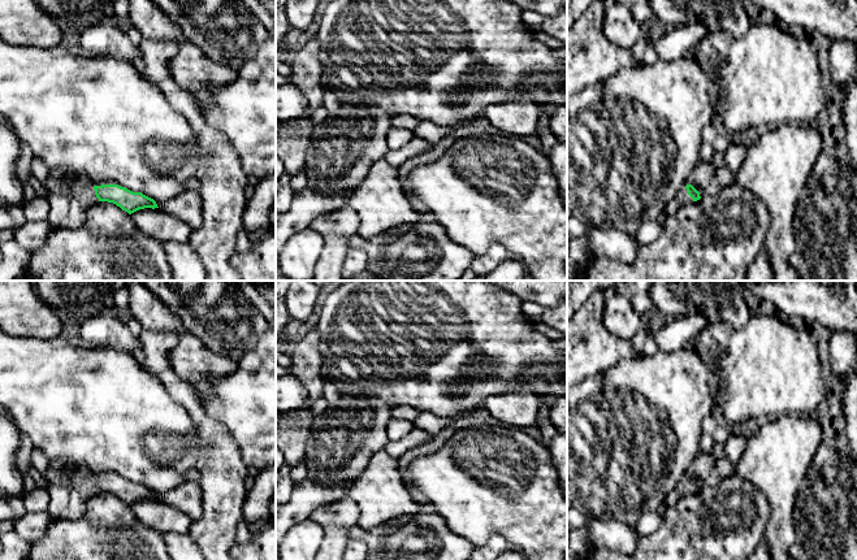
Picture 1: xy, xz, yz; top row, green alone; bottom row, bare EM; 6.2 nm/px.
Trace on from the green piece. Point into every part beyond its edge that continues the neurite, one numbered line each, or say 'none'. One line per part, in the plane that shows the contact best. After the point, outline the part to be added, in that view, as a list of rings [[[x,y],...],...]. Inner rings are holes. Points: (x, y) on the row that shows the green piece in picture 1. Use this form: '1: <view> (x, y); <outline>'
1: yz (708, 179); [[[697,161],[692,172],[685,178],[685,185],[675,194],[666,204],[665,213],[674,214],[681,205],[692,203],[693,199],[688,195],[687,185],[692,185],[701,197],[713,196],[720,192],[727,186],[736,182],[736,177],[731,173],[727,165],[715,168],[713,162]]]

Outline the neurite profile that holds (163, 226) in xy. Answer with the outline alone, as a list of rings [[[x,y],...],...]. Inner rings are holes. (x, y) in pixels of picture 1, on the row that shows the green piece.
[[[159,208],[139,209],[131,213],[131,218],[142,233],[160,242],[189,243],[194,231],[186,222]]]

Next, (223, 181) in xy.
[[[143,39],[139,56],[131,64],[187,121],[199,143],[194,177],[200,182],[203,225],[192,231],[190,246],[202,259],[208,281],[242,281],[231,266],[231,257],[237,233],[243,229],[248,175],[231,142],[207,122],[196,96],[173,79],[168,62],[178,48],[176,40]]]

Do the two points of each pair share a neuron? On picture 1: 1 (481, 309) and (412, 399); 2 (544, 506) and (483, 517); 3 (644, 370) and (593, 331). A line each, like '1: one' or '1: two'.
1: one
2: one
3: two

